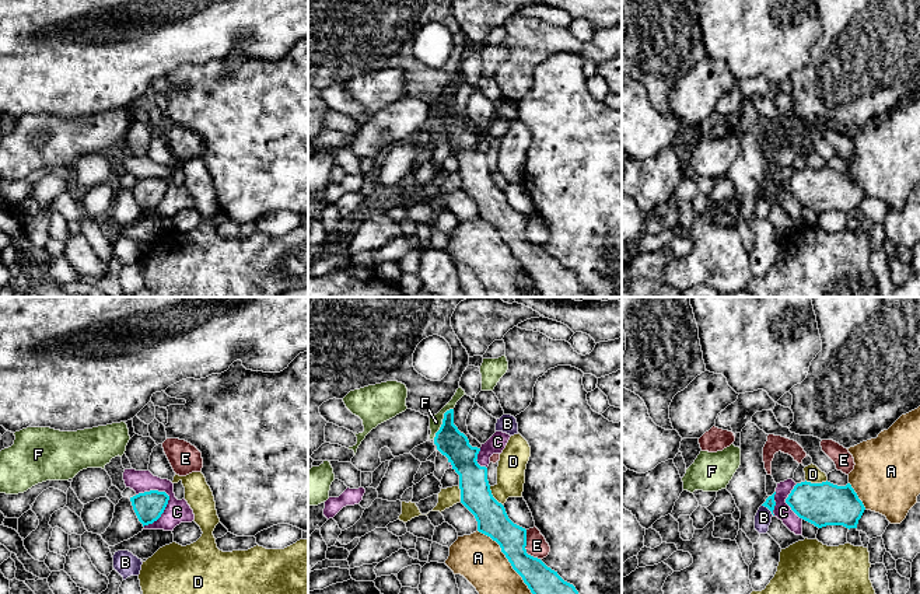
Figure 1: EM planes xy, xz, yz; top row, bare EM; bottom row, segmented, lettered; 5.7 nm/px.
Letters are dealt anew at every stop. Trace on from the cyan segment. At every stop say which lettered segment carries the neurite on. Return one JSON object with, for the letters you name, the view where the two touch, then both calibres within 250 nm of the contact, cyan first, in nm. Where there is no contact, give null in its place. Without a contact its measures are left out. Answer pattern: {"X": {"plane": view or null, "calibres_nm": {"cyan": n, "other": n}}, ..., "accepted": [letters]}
{"accepted": []}

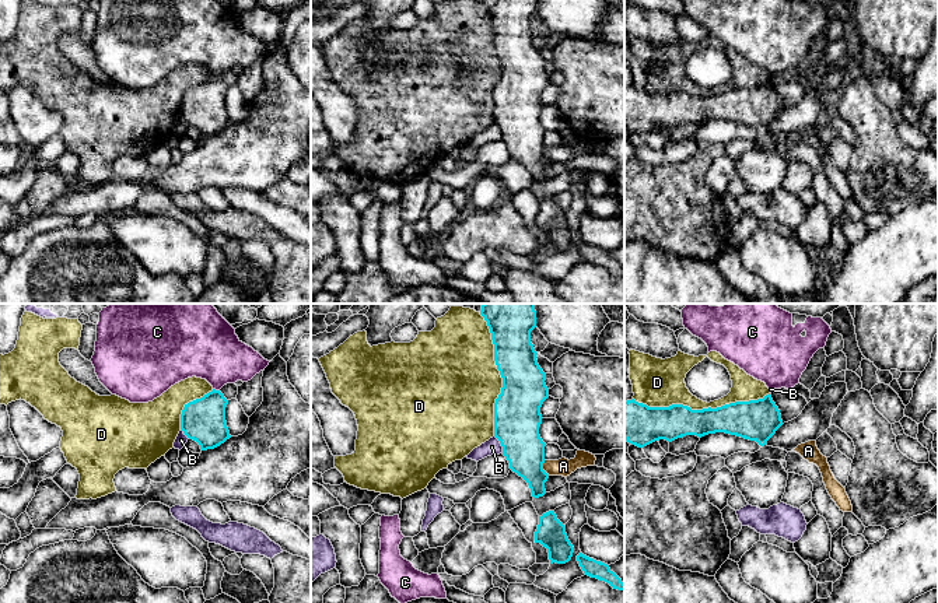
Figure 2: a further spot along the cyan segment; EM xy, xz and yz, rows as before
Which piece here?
{"accepted": []}

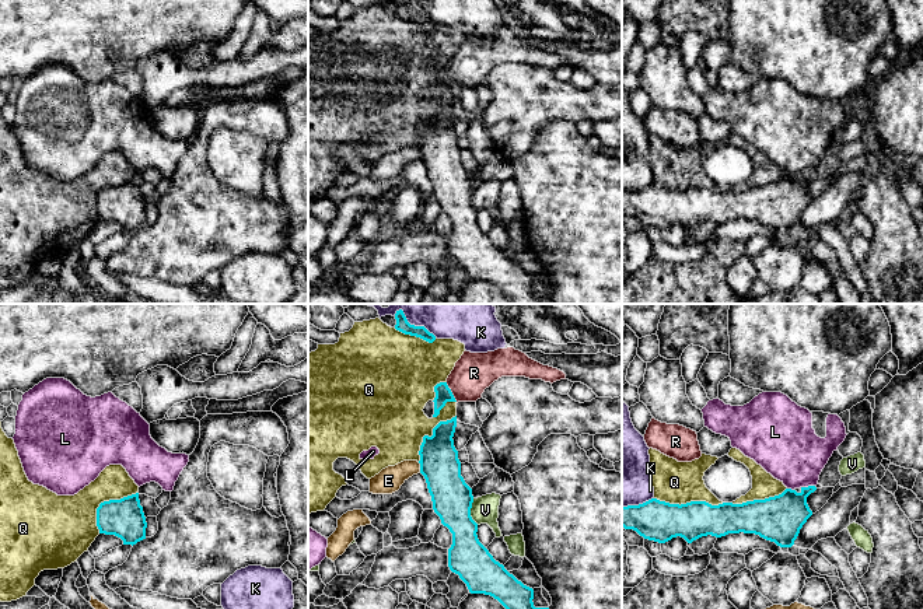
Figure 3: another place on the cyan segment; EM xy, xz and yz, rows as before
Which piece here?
{"accepted": []}

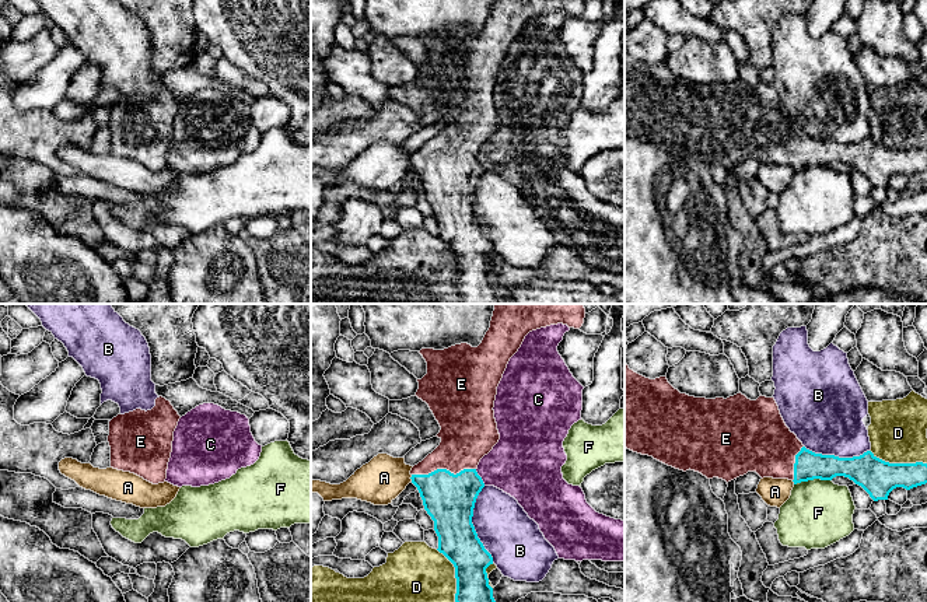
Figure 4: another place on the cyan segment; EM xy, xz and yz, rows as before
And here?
{"E": {"plane": "xz", "calibres_nm": {"cyan": 300, "other": 300}}, "accepted": ["E"]}

